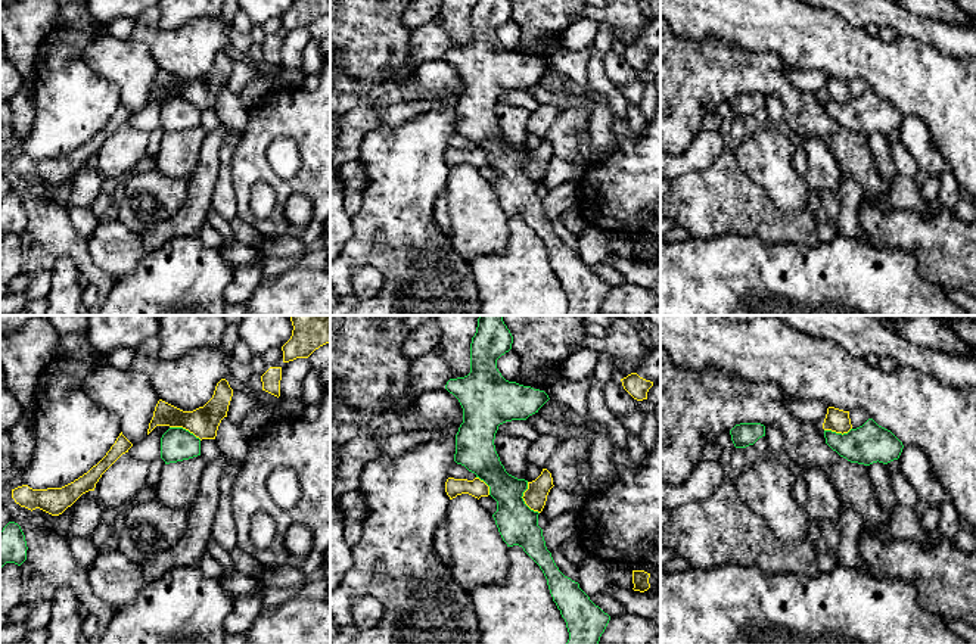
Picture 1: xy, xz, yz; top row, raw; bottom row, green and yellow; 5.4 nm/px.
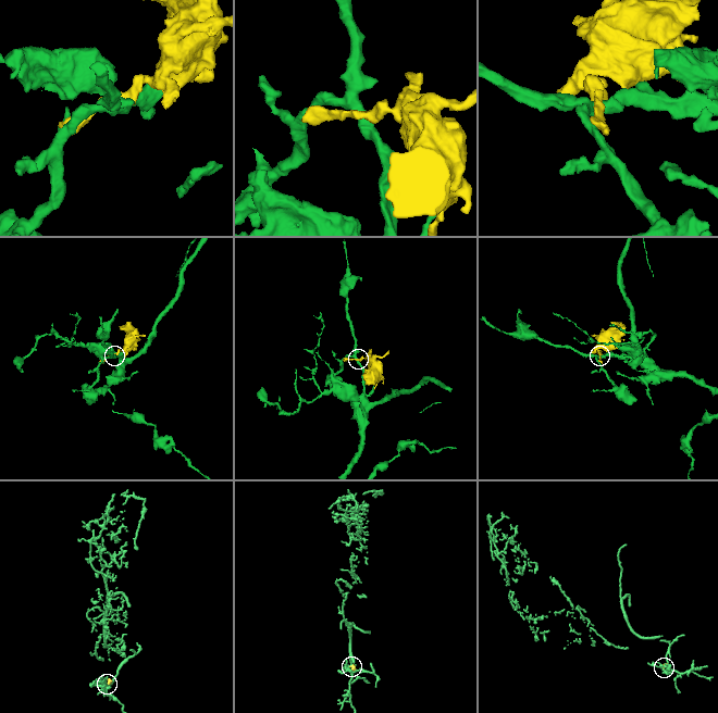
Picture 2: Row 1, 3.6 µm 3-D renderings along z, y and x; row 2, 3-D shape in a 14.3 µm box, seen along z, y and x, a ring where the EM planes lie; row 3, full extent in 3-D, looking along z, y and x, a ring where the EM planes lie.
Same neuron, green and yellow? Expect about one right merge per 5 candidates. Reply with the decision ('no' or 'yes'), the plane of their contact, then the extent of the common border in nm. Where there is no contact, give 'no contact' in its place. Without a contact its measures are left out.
no; contact in xz; length 190 nm

